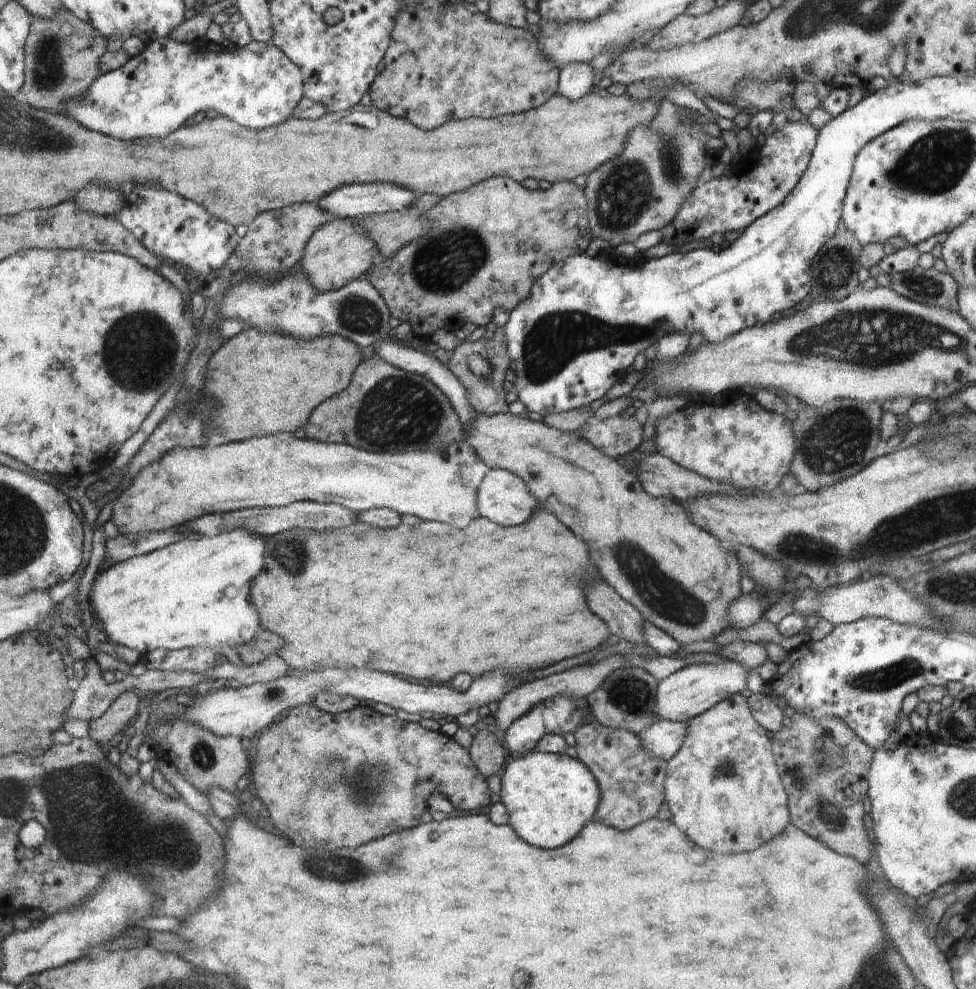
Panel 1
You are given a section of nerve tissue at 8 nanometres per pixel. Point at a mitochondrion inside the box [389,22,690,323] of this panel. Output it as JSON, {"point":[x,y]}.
{"point":[624,194]}

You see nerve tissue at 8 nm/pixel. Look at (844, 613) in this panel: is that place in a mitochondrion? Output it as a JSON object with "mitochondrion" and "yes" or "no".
{"mitochondrion":"no"}

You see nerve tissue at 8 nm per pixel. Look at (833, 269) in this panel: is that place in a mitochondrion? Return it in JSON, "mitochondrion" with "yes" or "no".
{"mitochondrion":"yes"}

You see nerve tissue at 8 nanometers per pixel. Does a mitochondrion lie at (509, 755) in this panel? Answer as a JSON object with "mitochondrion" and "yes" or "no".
{"mitochondrion":"no"}

